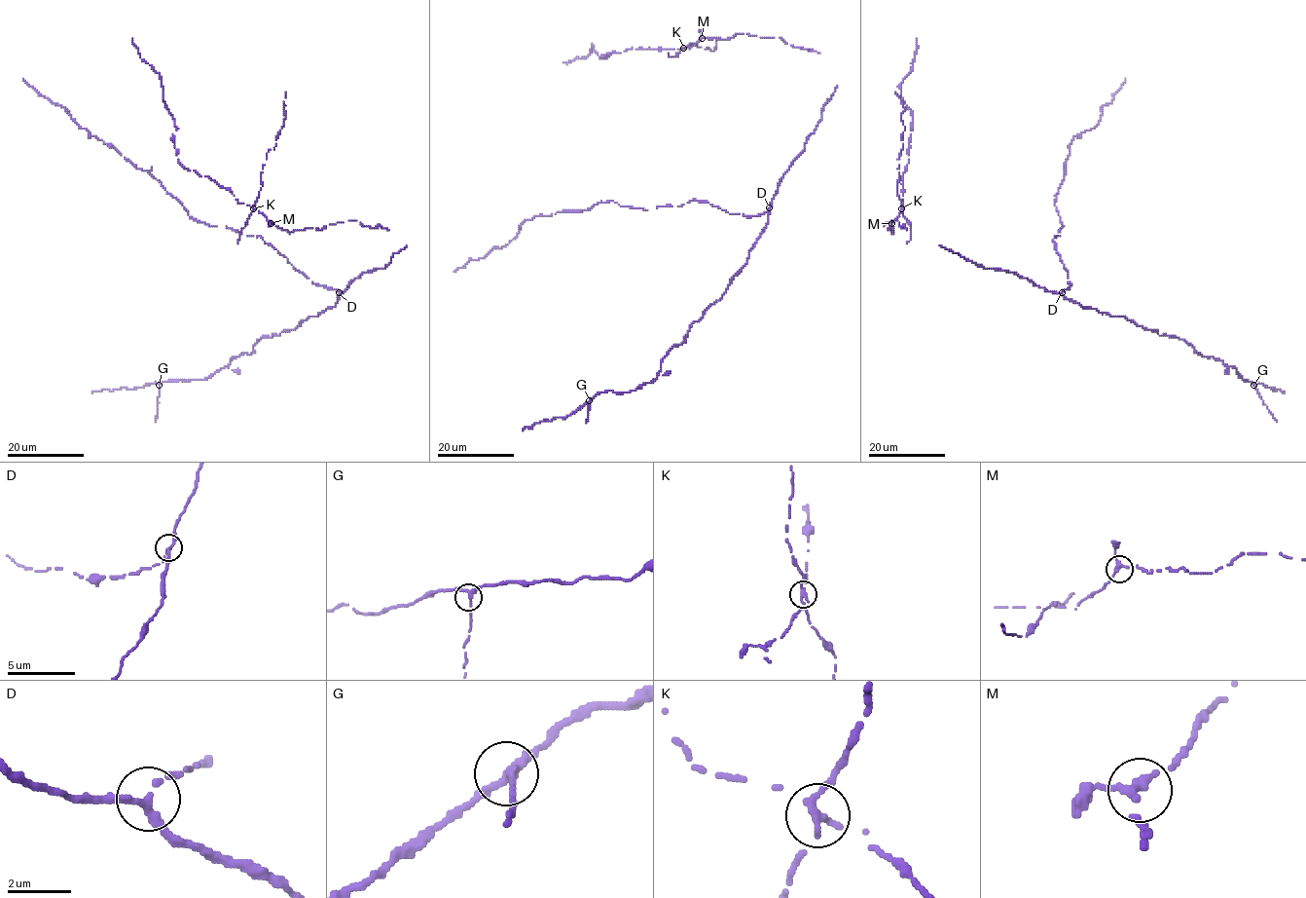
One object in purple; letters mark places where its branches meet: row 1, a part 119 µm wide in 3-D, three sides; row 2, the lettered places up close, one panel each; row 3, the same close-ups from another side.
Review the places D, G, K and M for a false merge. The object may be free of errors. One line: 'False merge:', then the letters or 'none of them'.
False merge: K

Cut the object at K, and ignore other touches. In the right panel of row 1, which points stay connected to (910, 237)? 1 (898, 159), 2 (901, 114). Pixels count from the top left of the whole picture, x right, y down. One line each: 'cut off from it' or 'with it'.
1: with it
2: with it

